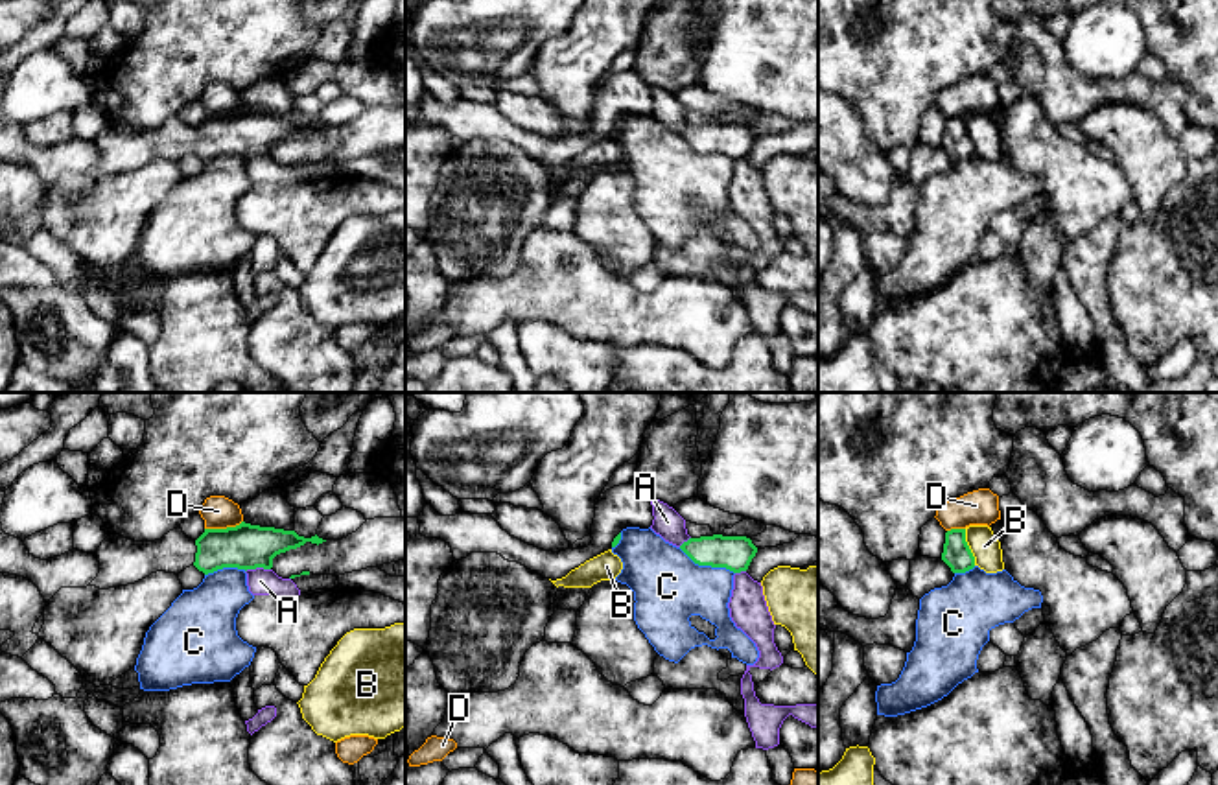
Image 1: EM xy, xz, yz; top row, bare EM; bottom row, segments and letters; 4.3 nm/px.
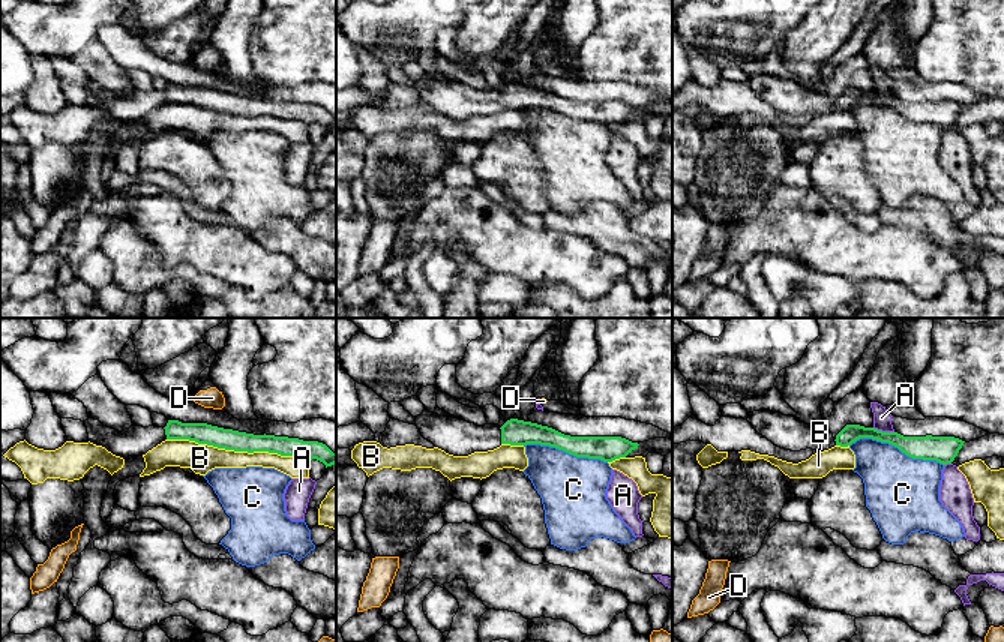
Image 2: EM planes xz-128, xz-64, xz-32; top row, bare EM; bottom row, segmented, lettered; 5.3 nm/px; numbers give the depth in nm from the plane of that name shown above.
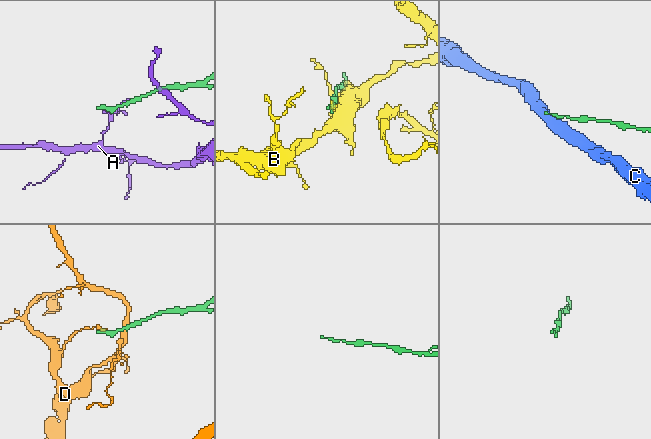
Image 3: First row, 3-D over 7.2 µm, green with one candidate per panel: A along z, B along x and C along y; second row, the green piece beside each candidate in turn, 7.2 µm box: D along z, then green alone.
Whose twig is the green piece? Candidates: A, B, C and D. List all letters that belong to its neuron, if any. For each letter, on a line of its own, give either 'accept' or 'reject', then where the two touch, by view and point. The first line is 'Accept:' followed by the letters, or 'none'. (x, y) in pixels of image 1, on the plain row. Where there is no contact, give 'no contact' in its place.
Accept: none
A: reject; meets green in xy at (257, 153)
B: reject; meets green in yz at (968, 135)
C: reject; meets green in xz at (706, 152)
D: reject; meets green in xy at (223, 117)

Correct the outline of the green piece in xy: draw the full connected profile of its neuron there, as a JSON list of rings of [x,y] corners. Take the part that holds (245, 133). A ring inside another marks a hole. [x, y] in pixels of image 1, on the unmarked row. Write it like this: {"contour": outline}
{"contour": [[[241,109],[227,116],[205,116],[192,127],[181,114],[155,129],[135,129],[120,122],[109,122],[94,140],[100,149],[98,164],[88,171],[100,177],[135,171],[151,160],[179,162],[195,153],[205,162],[223,155],[271,157],[273,146],[306,129],[322,131],[317,122],[299,123],[295,118],[260,114]]]}

